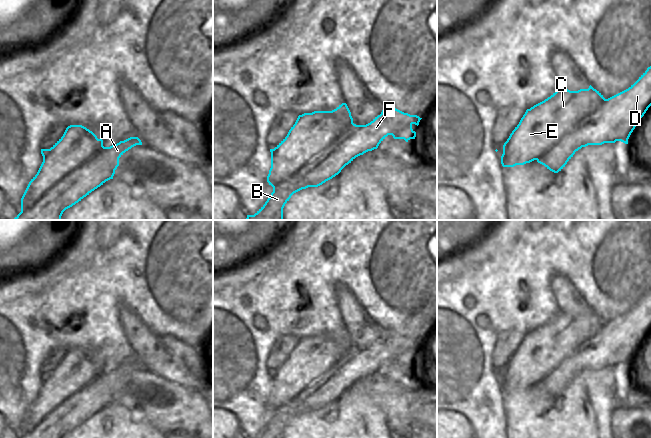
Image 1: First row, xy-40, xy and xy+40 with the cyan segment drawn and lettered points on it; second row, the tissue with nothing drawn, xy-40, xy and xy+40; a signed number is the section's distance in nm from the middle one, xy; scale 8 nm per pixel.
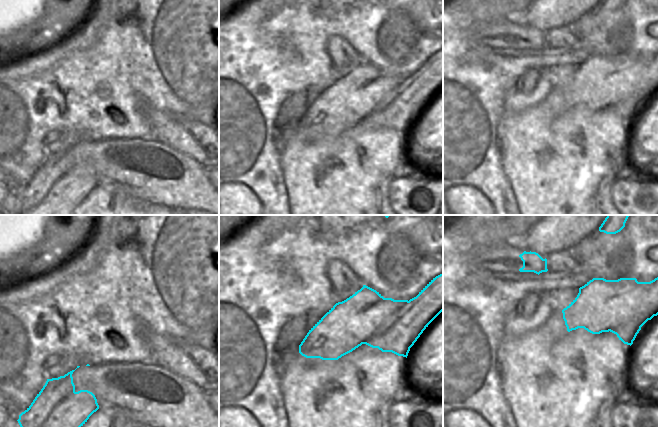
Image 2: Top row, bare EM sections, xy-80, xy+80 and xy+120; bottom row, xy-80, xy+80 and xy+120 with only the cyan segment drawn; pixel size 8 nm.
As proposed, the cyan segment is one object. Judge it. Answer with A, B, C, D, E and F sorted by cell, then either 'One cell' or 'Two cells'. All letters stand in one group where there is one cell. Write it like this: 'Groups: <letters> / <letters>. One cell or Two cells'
Groups: A B D F / C E. Two cells

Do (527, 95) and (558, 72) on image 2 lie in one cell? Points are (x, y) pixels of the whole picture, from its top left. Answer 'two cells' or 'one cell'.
two cells

